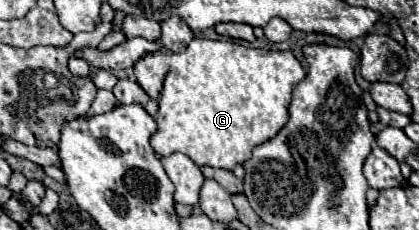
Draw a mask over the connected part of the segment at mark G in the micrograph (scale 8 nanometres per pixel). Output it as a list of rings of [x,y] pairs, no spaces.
[[[194,38],[183,53],[159,51],[145,55],[135,63],[133,69],[143,91],[153,95],[153,100],[159,103],[159,111],[155,115],[159,129],[151,141],[179,141],[179,147],[153,147],[155,153],[167,157],[179,151],[191,157],[199,167],[209,165],[219,169],[233,169],[235,165],[243,165],[251,157],[253,147],[269,141],[279,133],[279,129],[287,123],[287,109],[293,89],[305,79],[305,71],[291,51],[249,49],[235,41],[209,41],[202,38]]]

